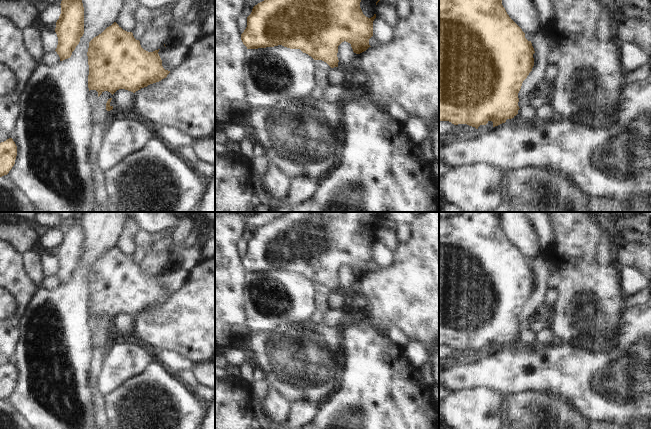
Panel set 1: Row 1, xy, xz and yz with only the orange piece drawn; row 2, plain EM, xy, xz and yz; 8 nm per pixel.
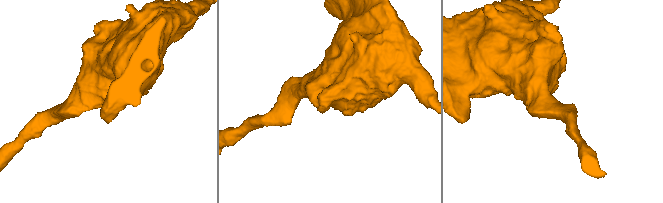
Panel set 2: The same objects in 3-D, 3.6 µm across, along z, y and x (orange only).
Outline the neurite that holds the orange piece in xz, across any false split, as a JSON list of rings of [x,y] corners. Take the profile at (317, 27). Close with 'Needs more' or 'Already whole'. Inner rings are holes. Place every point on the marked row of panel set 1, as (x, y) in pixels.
[[[264,0],[255,5],[251,14],[247,17],[247,27],[241,34],[241,40],[247,49],[274,47],[278,45],[282,45],[290,49],[300,49],[303,53],[308,54],[314,60],[322,60],[326,62],[331,68],[338,67],[338,46],[342,42],[346,41],[350,43],[353,52],[356,54],[360,54],[371,47],[369,45],[369,39],[373,36],[373,21],[376,18],[376,14],[374,14],[374,16],[371,18],[366,17],[360,8],[360,2],[361,0]]]. Already whole.

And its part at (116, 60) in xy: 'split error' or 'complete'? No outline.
complete

